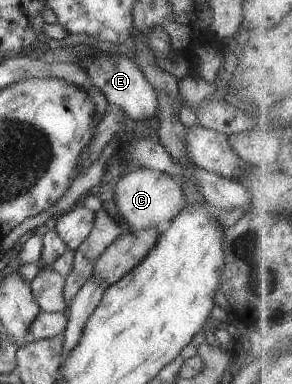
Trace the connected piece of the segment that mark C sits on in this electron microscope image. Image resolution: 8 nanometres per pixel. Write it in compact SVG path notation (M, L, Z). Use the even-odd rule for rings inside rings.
M144 168L120 176L114 188L113 200L124 223L131 229L141 230L160 229L167 225L185 202L178 180L168 174Z

